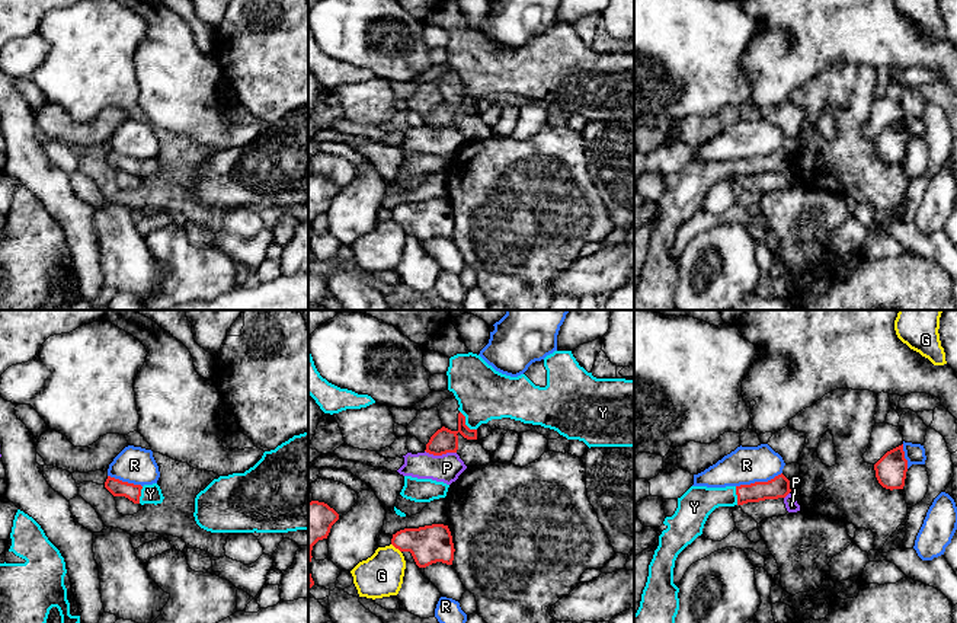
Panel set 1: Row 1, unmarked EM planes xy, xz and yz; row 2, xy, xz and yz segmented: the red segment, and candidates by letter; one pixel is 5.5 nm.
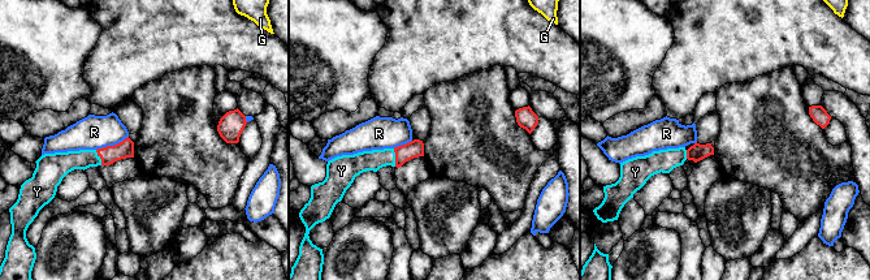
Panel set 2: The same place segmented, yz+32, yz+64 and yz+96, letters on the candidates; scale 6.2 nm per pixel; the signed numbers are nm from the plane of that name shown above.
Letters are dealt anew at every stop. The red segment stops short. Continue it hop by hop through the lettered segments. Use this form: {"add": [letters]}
{"add": ["Y"]}

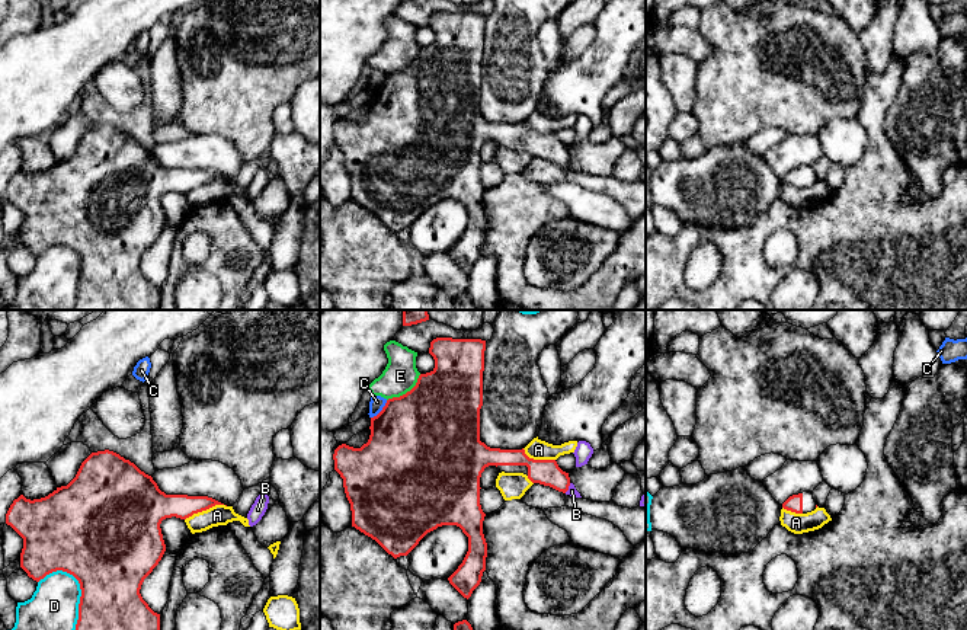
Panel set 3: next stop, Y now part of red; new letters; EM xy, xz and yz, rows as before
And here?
{"add": []}

